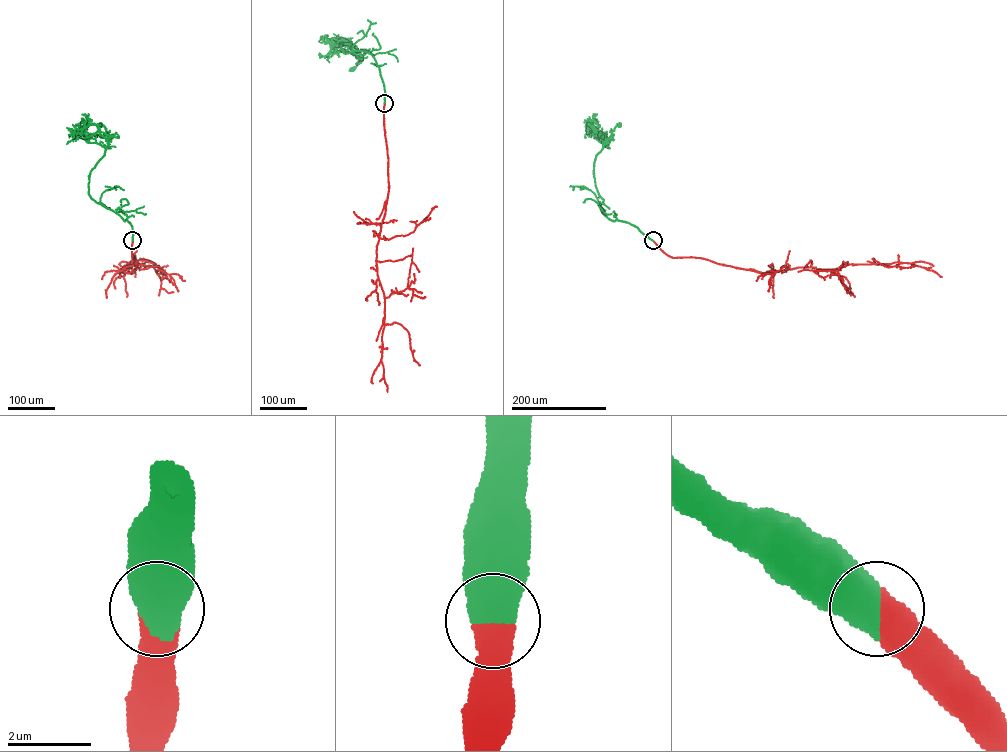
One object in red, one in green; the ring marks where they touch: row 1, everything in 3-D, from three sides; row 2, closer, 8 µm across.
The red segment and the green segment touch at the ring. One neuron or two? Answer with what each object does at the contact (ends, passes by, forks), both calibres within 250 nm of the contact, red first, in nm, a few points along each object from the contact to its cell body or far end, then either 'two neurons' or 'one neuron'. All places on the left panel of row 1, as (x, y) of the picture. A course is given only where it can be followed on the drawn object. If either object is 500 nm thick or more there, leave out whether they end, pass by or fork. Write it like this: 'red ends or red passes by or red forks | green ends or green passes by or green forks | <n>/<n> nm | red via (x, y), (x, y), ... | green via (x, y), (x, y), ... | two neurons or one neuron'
700/850 nm | red via (132, 240), (137, 268), (130, 273), (124, 267), (128, 269), (132, 263), (129, 263), (135, 277) | green via (132, 240), (130, 223), (96, 202), (89, 194), (90, 171), (111, 140), (105, 127), (100, 125) | one neuron

